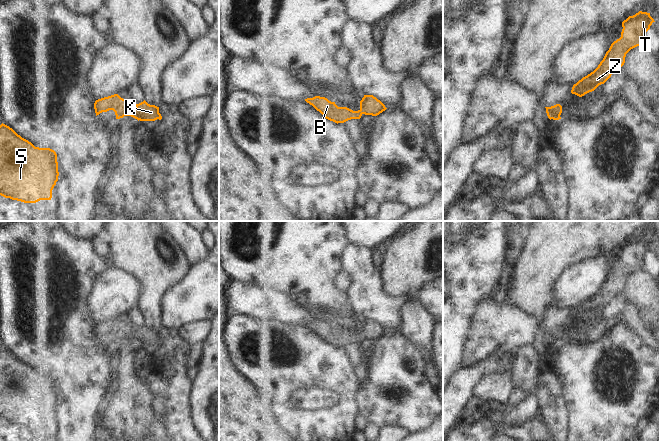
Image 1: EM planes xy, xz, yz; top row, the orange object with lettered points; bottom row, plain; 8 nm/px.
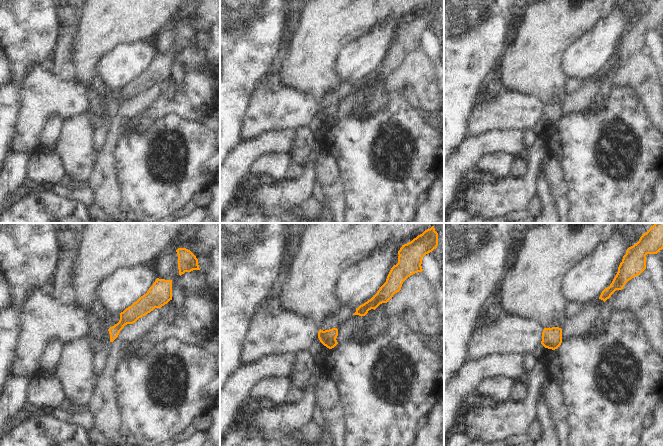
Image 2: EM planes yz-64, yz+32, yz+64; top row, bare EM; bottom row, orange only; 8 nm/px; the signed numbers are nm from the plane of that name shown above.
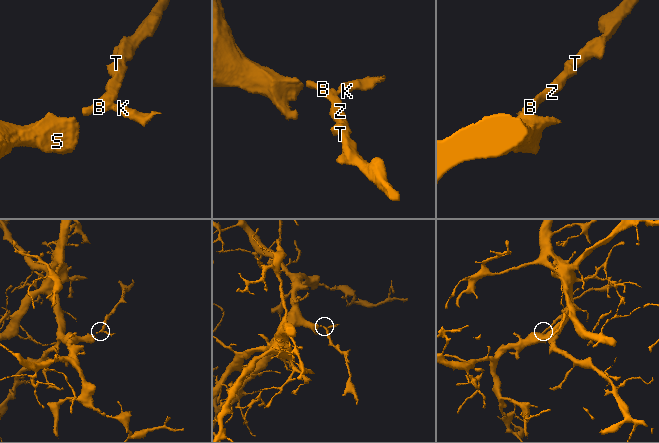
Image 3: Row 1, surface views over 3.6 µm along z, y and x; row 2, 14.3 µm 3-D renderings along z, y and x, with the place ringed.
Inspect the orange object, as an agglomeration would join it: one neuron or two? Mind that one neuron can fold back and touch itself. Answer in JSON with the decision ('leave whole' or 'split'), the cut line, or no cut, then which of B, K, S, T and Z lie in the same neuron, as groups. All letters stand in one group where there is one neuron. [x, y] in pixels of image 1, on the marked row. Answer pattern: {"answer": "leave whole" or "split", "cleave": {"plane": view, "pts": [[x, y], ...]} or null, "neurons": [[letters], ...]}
{"answer": "leave whole", "cleave": null, "neurons": [["B", "K", "S", "T", "Z"]]}

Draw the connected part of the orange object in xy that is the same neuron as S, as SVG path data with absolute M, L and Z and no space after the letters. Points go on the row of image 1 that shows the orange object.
M0 125L0 195L24 203L51 200L58 181L57 154L50 148L35 147L12 128Z

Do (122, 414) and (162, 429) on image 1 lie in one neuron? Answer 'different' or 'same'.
same

